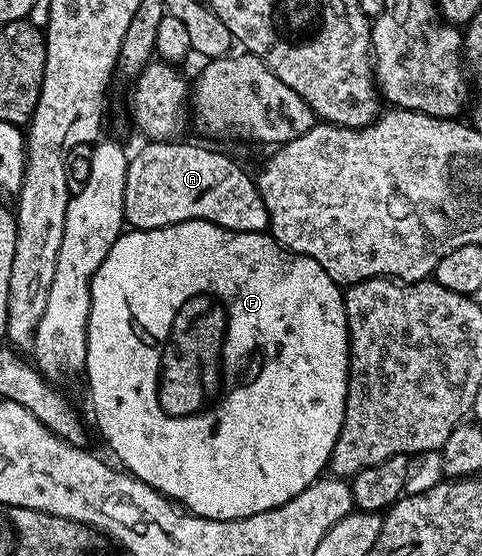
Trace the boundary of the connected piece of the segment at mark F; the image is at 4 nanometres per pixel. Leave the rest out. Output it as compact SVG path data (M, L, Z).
M184 221L178 225L168 225L158 229L134 229L122 232L115 239L111 251L107 251L107 259L95 271L91 283L91 311L89 312L89 326L87 327L87 359L85 360L84 376L89 376L89 389L93 392L93 413L97 416L97 425L109 444L109 449L122 461L128 472L132 473L138 481L147 483L155 491L159 491L171 501L184 505L190 513L215 519L216 521L230 521L247 515L255 515L259 511L267 511L287 503L299 491L303 491L311 482L318 480L326 472L329 458L333 455L333 448L339 439L339 431L343 427L343 415L345 414L345 396L349 386L349 328L345 318L345 298L342 286L323 271L321 264L315 259L305 257L301 253L292 253L290 249L273 240L268 232L264 233L240 233L219 227L210 221Z

